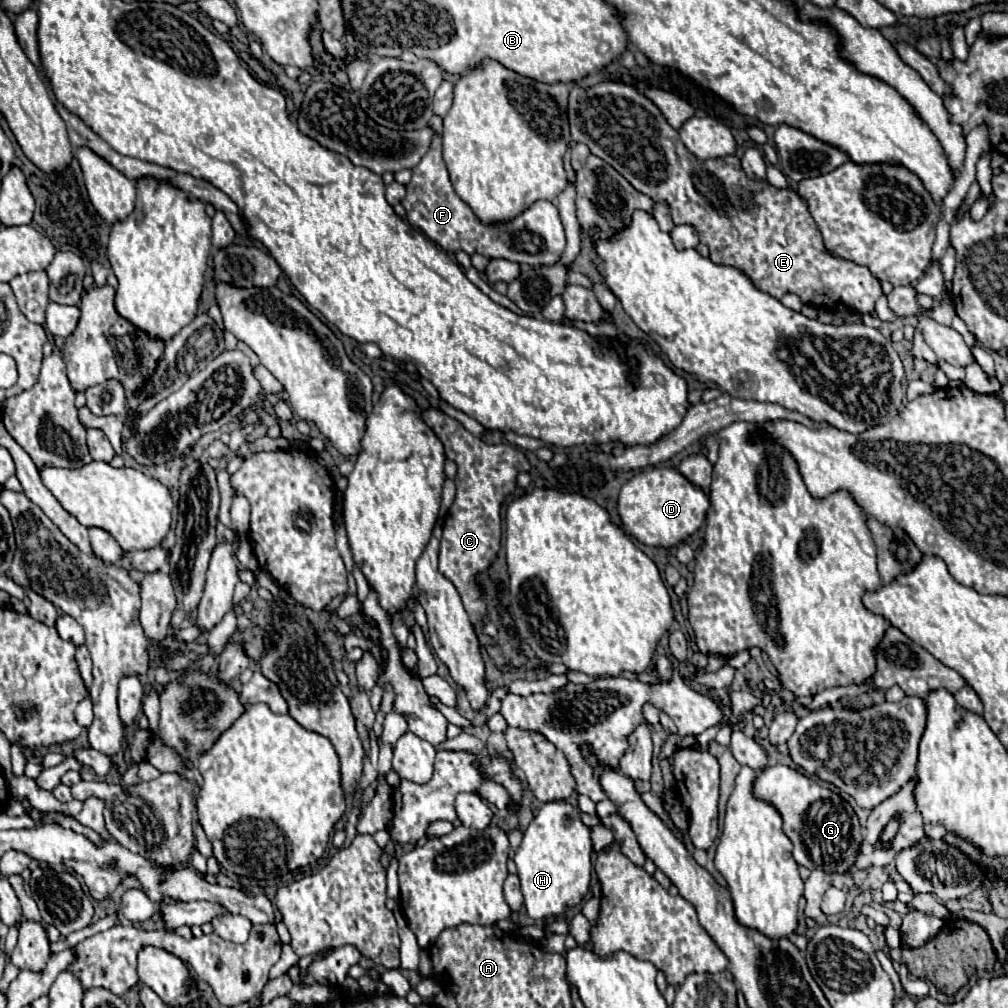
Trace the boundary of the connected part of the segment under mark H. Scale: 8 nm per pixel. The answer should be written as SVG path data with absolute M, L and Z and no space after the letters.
M570 801L544 803L524 831L524 839L514 855L524 907L532 919L546 919L550 915L560 917L582 903L590 887L590 855L590 829L580 821L578 807Z

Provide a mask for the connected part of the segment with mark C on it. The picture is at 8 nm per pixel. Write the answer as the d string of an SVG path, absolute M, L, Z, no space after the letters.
M436 407L424 409L422 421L442 441L446 459L452 459L458 465L458 473L454 479L456 497L444 519L438 569L444 577L448 577L454 583L454 587L462 595L470 621L480 623L486 615L486 603L474 579L478 573L484 573L496 559L502 535L502 519L500 519L502 503L516 489L518 465L520 471L530 471L530 463L518 447L510 443L488 445L482 439L468 433L456 419L448 417Z

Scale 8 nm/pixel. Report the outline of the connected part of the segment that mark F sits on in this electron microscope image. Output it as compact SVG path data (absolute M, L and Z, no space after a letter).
M438 135L434 137L430 151L422 157L418 167L412 169L412 179L406 185L406 197L402 199L402 207L406 209L408 223L420 229L446 253L456 253L462 249L468 255L480 253L488 259L500 257L500 259L526 263L526 265L554 265L566 247L564 227L562 227L558 209L550 201L536 201L518 219L506 223L508 235L498 235L498 229L500 229L498 223L482 225L478 217L472 213L472 209L456 195L450 183L448 169L442 159L442 139Z

